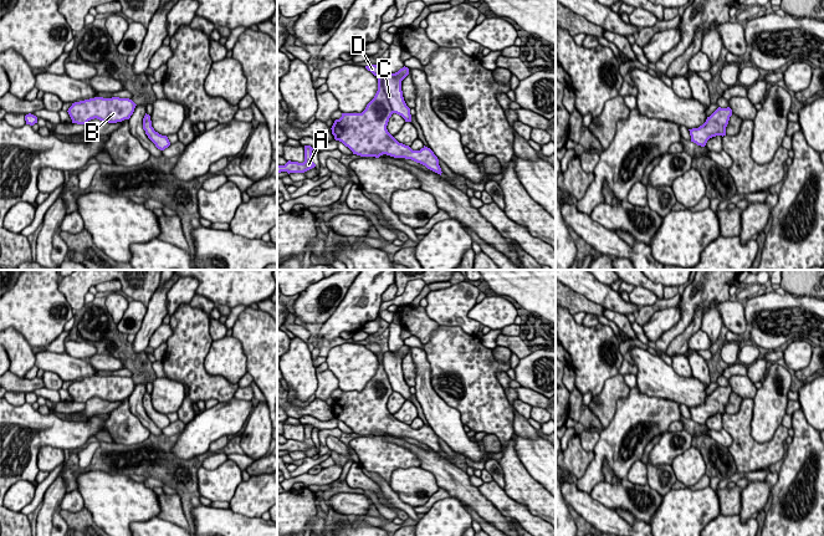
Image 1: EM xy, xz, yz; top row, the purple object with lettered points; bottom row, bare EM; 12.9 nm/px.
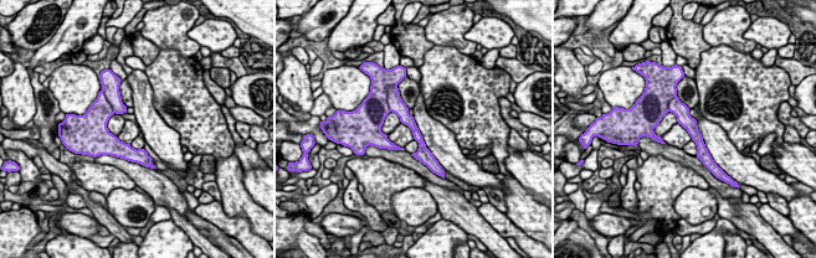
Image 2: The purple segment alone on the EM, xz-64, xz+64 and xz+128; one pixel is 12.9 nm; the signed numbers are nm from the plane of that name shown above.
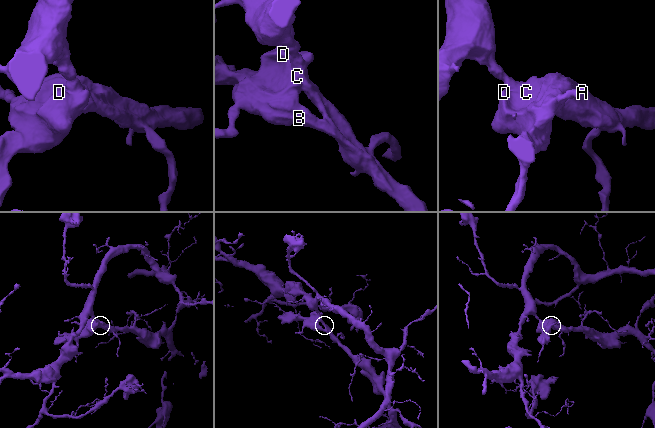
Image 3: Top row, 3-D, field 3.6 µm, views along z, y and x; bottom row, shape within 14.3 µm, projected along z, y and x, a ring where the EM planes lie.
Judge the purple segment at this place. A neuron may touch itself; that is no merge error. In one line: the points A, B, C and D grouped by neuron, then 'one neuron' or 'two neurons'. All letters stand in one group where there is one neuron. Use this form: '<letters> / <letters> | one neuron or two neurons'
A B C D | one neuron

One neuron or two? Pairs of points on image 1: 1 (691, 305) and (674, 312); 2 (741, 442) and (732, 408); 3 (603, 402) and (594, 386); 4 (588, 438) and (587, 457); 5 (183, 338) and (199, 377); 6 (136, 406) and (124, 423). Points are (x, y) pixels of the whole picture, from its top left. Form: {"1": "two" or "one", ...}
{"1": "two", "2": "two", "3": "two", "4": "two", "5": "one", "6": "two"}

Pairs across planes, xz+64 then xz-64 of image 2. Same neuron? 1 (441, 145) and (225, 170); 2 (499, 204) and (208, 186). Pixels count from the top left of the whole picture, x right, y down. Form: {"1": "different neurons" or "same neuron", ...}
{"1": "different neurons", "2": "same neuron"}

